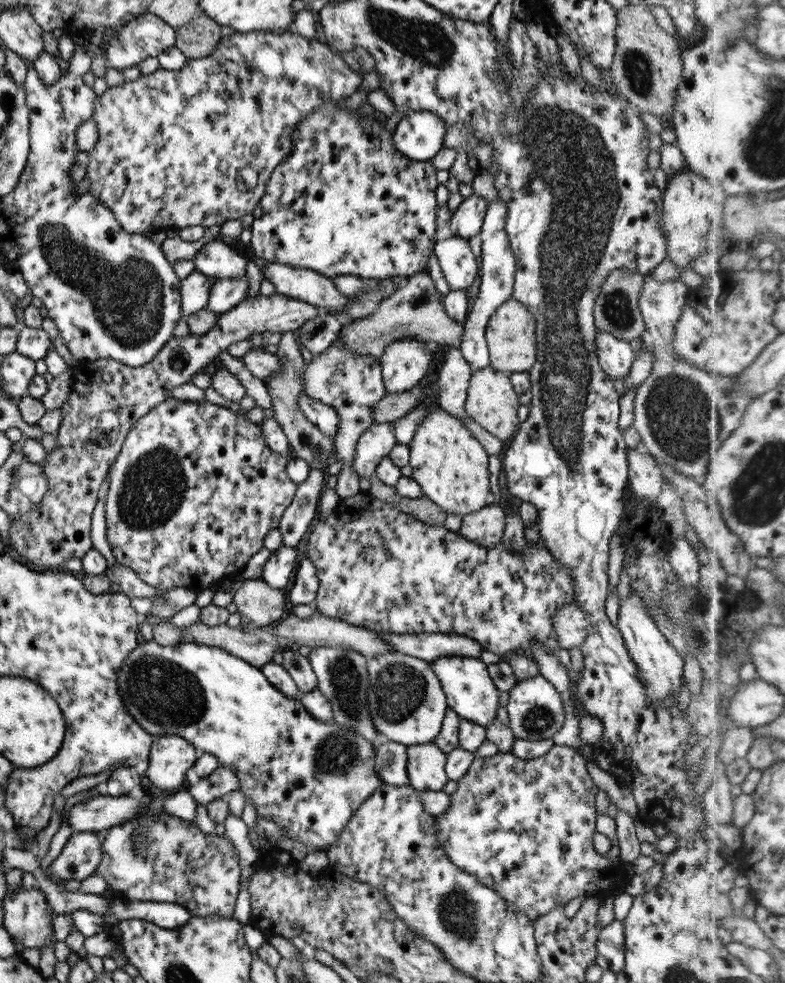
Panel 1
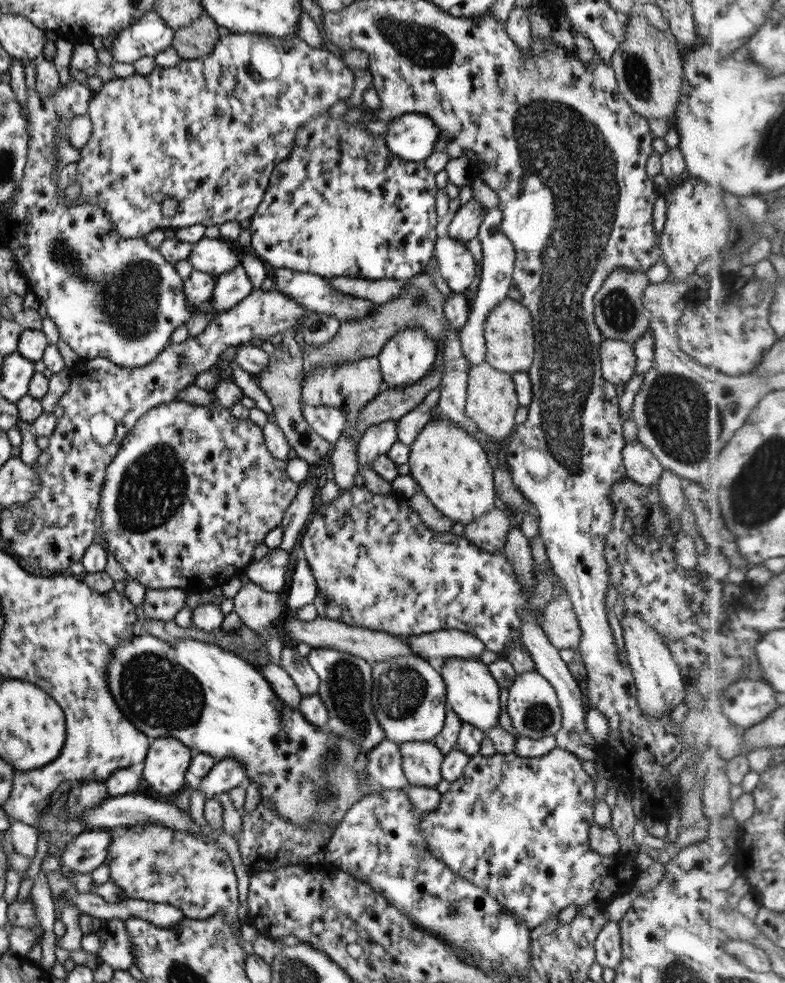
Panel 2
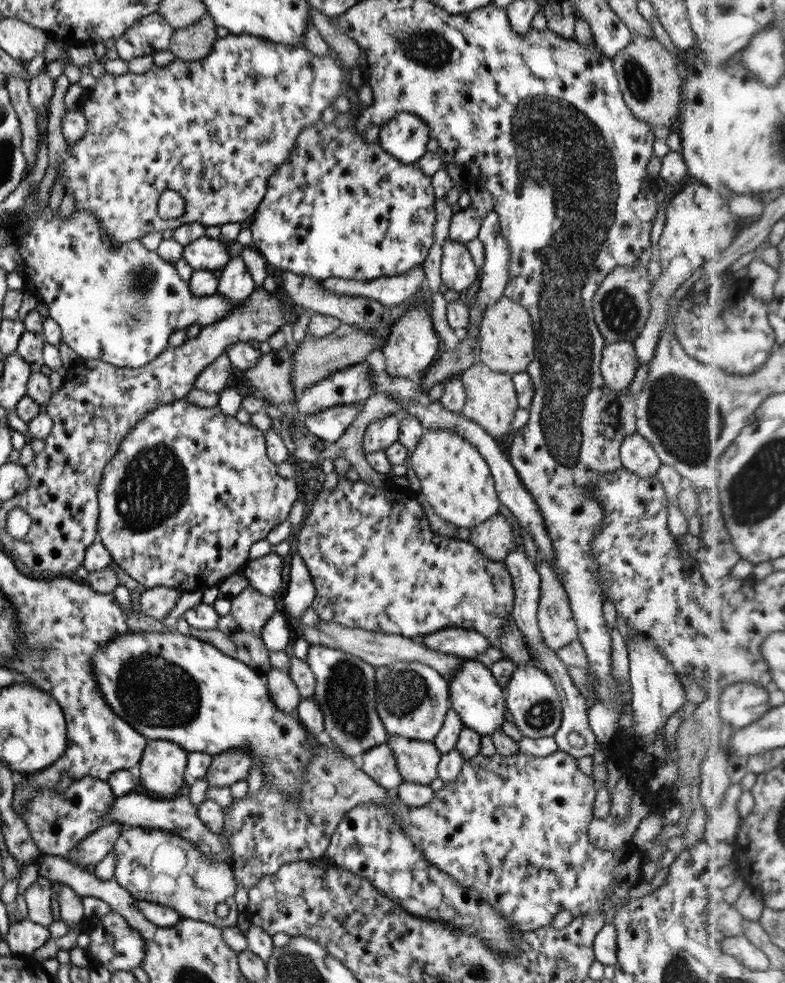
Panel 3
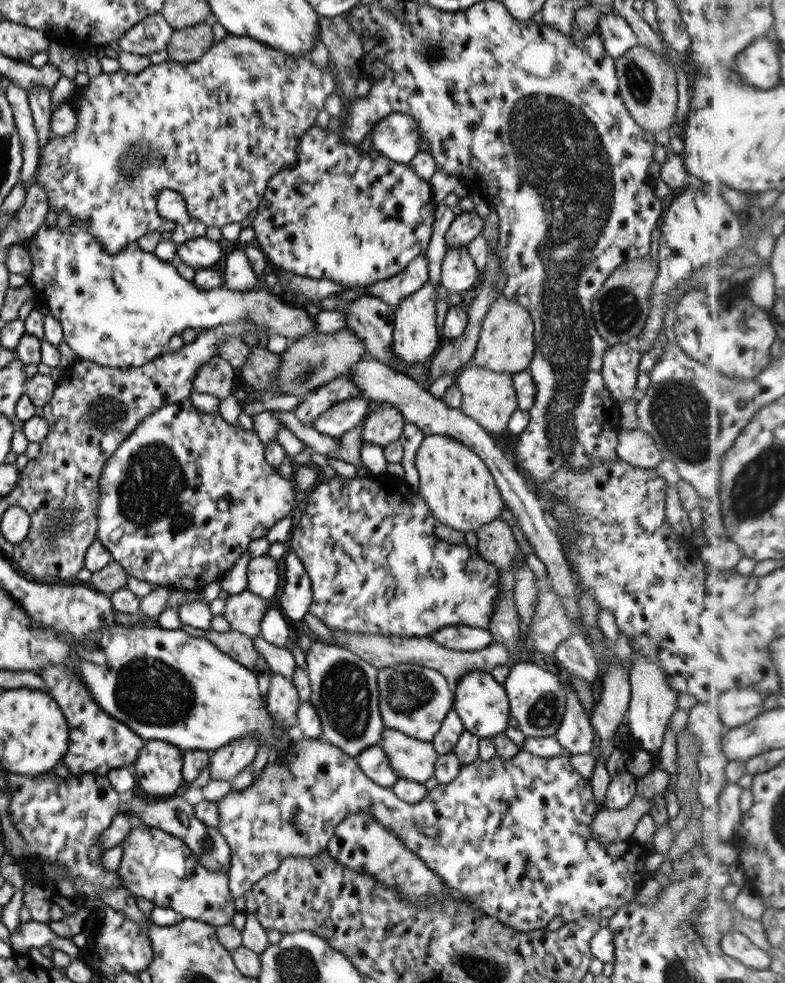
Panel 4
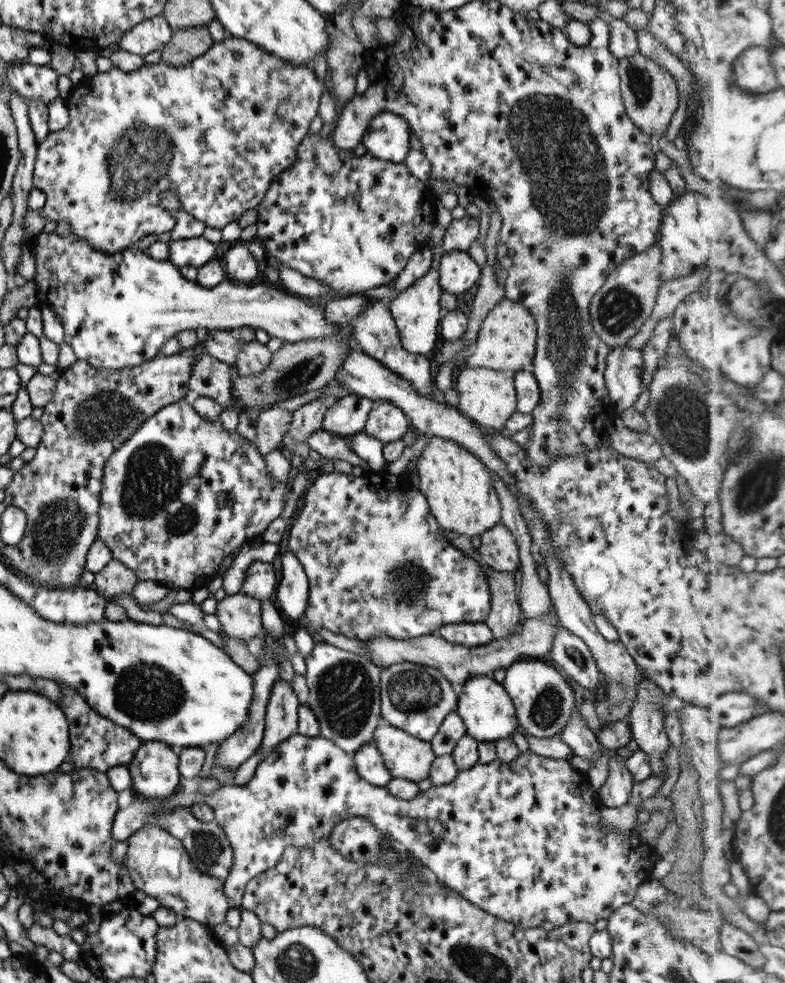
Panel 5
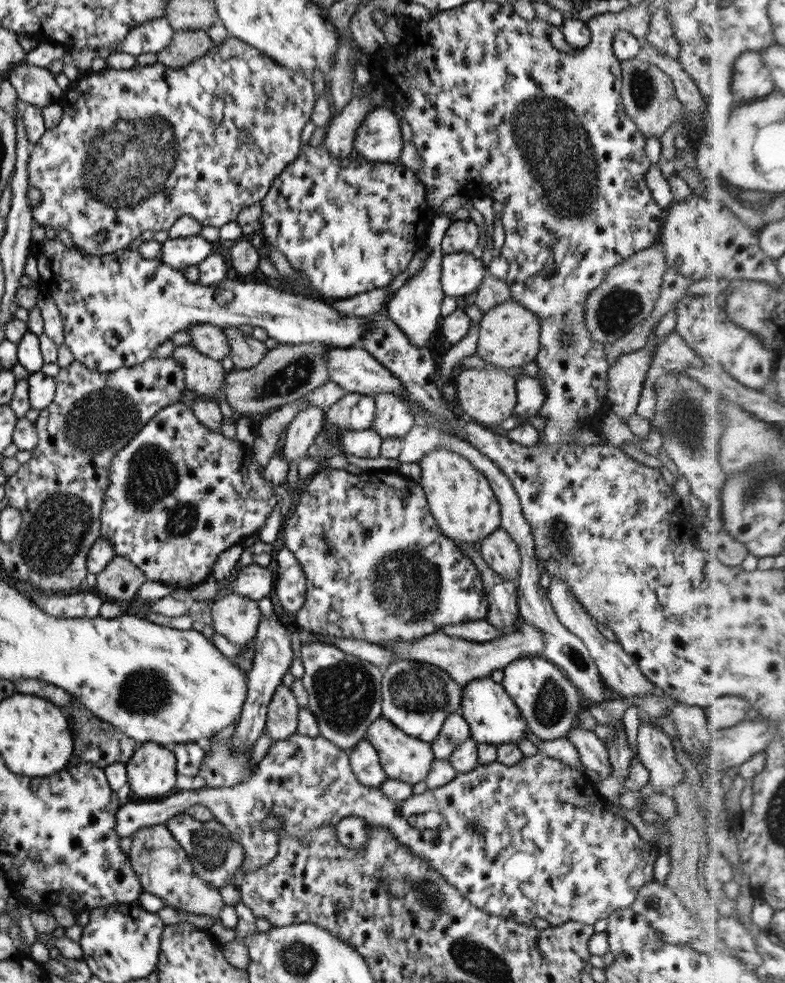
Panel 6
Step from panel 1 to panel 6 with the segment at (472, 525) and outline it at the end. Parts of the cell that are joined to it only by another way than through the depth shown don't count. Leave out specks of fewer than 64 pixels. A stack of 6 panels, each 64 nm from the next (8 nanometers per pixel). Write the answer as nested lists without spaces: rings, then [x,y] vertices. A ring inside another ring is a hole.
[[[499,527],[490,536],[481,540],[482,558],[503,579],[516,583],[521,571],[521,556],[517,542]]]

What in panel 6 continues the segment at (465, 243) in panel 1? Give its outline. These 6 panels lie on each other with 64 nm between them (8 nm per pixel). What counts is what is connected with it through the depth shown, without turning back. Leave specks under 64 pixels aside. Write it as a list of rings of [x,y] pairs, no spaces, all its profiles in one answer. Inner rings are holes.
[[[472,253],[444,255],[441,267],[441,287],[448,296],[477,292],[487,275],[487,259],[481,260]]]

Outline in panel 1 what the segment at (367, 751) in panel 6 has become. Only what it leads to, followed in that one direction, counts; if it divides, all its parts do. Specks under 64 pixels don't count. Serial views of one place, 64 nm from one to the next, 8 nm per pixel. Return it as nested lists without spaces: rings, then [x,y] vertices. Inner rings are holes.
[[[386,742],[375,749],[375,770],[381,780],[390,785],[409,785],[406,745]]]

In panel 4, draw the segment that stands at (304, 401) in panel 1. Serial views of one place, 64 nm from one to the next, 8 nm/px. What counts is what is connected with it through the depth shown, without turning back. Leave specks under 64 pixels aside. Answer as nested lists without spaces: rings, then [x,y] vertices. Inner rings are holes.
[[[363,396],[346,399],[325,410],[312,428],[322,434],[339,439],[349,430],[356,428],[367,415],[369,400]]]

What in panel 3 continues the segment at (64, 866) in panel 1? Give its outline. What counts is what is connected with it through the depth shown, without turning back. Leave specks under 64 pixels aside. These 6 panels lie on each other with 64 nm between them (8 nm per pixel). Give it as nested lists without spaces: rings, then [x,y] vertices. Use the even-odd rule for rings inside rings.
[[[106,823],[100,826],[77,846],[70,862],[84,870],[92,870],[113,850],[123,828],[125,826],[120,823]]]

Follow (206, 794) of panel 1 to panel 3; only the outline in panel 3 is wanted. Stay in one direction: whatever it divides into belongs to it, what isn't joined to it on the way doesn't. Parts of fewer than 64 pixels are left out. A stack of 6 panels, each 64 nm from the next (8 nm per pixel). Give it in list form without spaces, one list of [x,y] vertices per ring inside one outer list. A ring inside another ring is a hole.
[[[228,749],[215,754],[206,774],[208,784],[215,787],[230,786],[246,779],[252,764],[251,754],[244,749]]]

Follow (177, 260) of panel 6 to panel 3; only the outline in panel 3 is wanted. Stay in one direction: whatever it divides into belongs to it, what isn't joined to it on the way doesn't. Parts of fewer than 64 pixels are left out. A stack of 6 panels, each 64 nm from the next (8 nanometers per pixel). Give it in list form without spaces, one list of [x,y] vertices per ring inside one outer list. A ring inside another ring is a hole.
[[[202,237],[188,245],[184,245],[182,259],[193,268],[194,271],[222,270],[232,258],[233,252],[226,249],[223,240],[213,240]]]

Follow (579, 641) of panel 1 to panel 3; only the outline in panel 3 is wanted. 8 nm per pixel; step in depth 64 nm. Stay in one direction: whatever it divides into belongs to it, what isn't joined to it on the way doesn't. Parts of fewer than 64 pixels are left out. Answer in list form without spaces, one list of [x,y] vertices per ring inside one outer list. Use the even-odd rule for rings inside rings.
[[[537,552],[537,571],[541,577],[541,591],[537,622],[542,641],[554,652],[578,640],[578,629],[569,606],[566,590],[551,566]]]

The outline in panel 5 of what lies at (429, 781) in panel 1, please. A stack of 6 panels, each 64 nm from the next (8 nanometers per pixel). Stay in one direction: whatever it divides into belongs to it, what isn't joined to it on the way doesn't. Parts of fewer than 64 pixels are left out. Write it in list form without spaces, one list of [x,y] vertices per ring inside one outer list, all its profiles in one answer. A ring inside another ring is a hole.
[[[382,721],[374,729],[372,743],[383,756],[385,767],[393,778],[415,783],[429,778],[432,761],[436,758],[431,742],[414,738]]]

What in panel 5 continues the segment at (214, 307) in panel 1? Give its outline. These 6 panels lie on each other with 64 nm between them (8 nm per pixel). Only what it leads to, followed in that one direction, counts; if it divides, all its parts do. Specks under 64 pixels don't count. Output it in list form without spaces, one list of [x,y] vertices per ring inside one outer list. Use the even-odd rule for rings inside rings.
[[[244,242],[234,243],[226,252],[226,278],[241,285],[255,284],[254,279],[261,273],[259,262]]]

